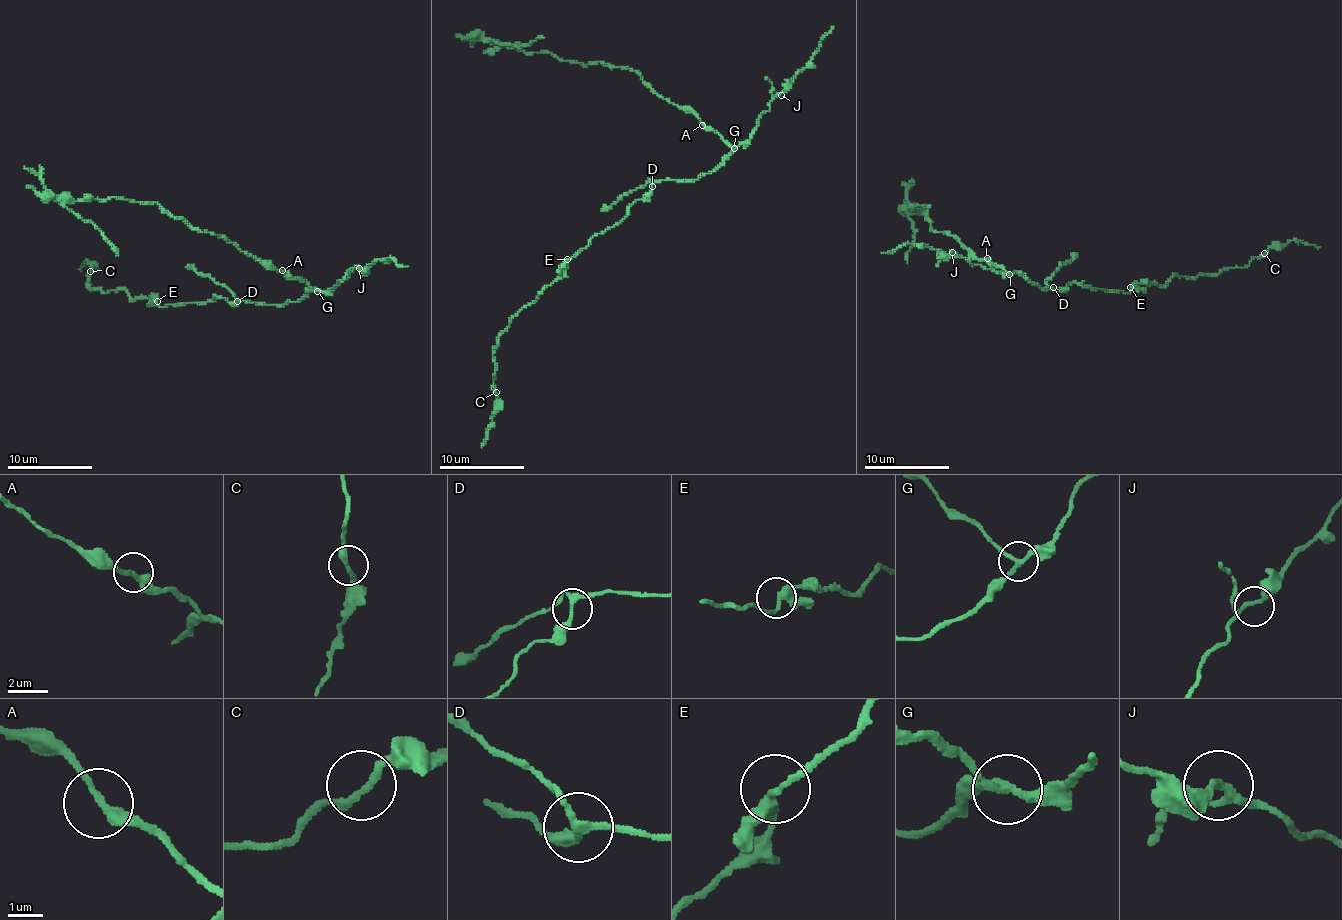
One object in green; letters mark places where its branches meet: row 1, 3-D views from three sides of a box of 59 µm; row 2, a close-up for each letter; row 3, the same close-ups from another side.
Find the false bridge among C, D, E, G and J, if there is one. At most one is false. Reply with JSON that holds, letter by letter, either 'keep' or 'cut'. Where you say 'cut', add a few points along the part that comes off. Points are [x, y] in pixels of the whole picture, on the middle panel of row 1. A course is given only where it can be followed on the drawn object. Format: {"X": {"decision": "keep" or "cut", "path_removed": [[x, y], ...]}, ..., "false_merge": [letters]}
{"C": {"decision": "keep"}, "D": {"decision": "keep"}, "E": {"decision": "keep"}, "G": {"decision": "cut", "path_removed": [[735, 148], [634, 71], [560, 61], [549, 53], [524, 53], [494, 40], [518, 47], [544, 37]]}, "J": {"decision": "keep"}, "false_merge": ["G"]}

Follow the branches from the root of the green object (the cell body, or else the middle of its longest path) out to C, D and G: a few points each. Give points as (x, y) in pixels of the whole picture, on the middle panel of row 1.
C: (711, 171), (696, 180), (656, 182), (620, 221), (571, 257), (499, 337), (493, 355), (496, 392)
D: (711, 171), (696, 180), (660, 180), (652, 186)
G: (711, 171), (735, 148)

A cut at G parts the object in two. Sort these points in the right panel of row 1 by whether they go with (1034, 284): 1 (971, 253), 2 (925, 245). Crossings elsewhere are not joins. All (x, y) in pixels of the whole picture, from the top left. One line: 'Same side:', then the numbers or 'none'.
Same side: 2

